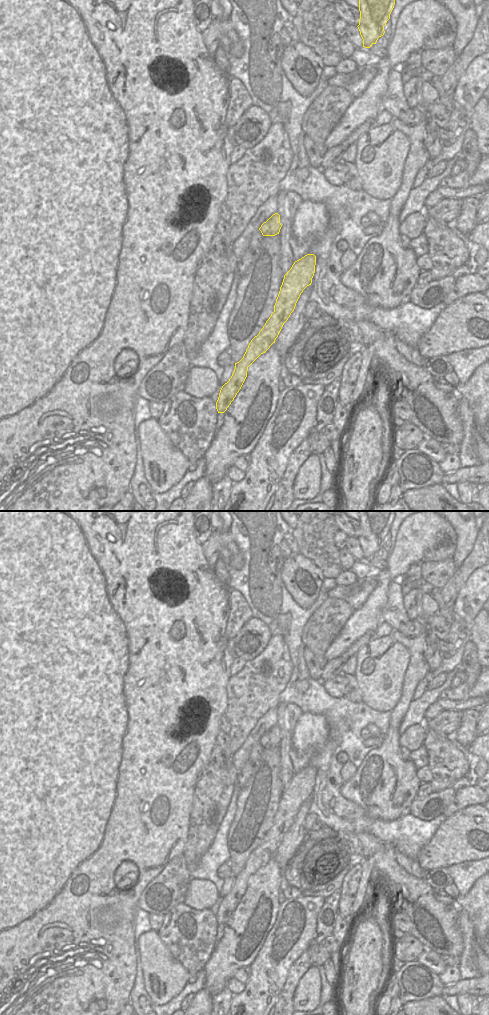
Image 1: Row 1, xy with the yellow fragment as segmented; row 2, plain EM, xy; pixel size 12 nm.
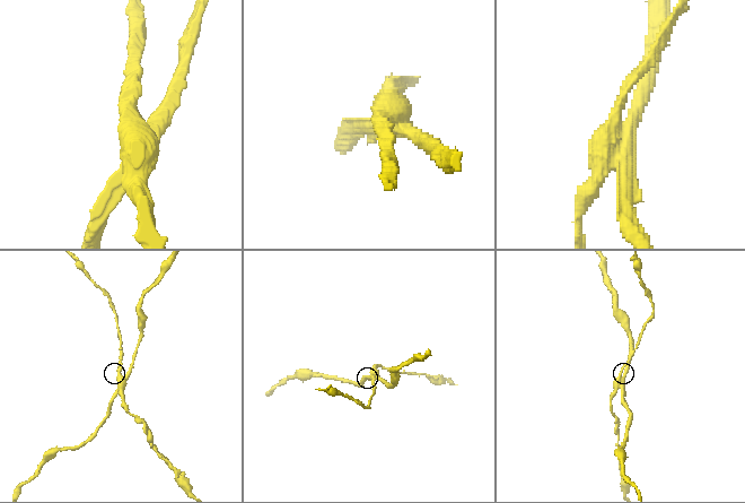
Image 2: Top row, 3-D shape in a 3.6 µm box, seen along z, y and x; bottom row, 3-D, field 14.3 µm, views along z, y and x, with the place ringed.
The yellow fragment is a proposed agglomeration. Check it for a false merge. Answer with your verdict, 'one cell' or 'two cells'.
two cells

